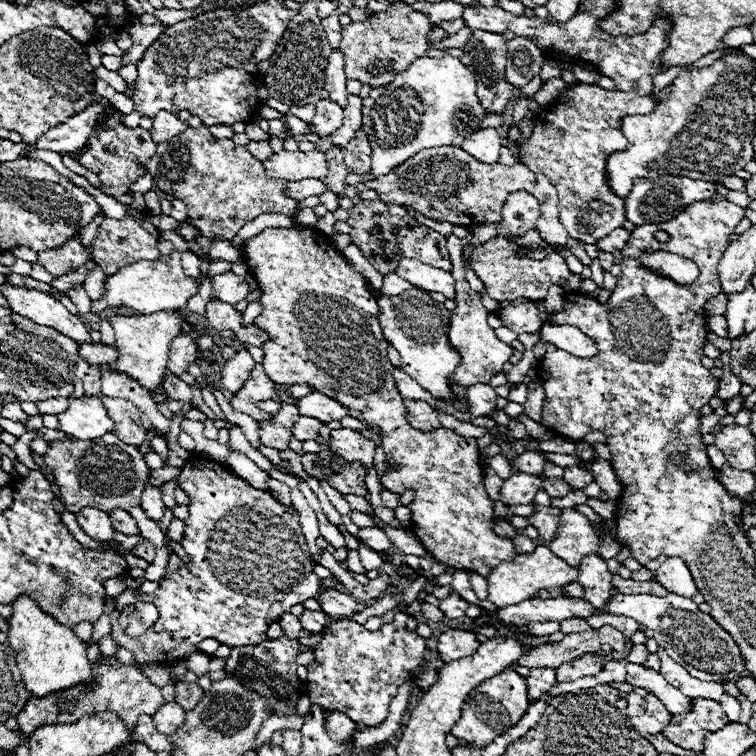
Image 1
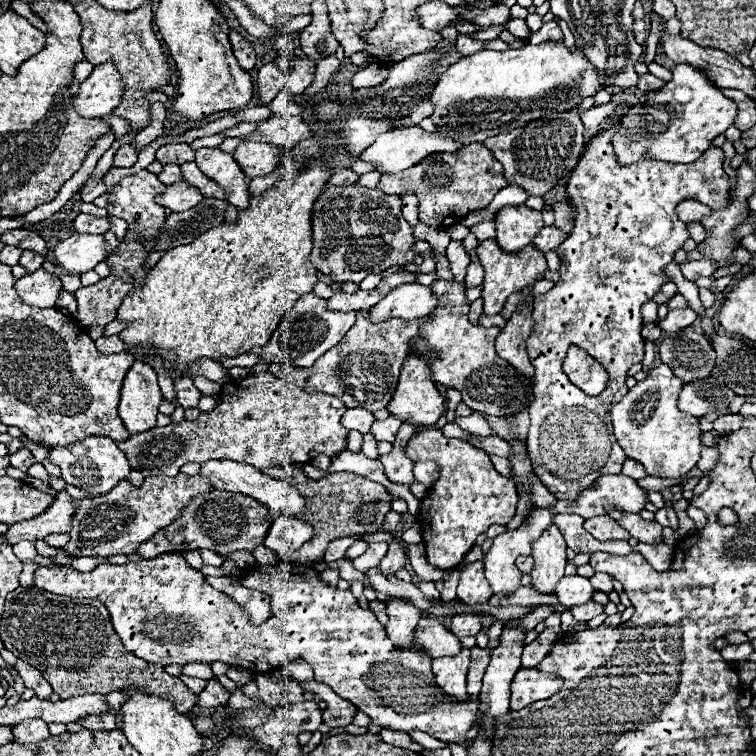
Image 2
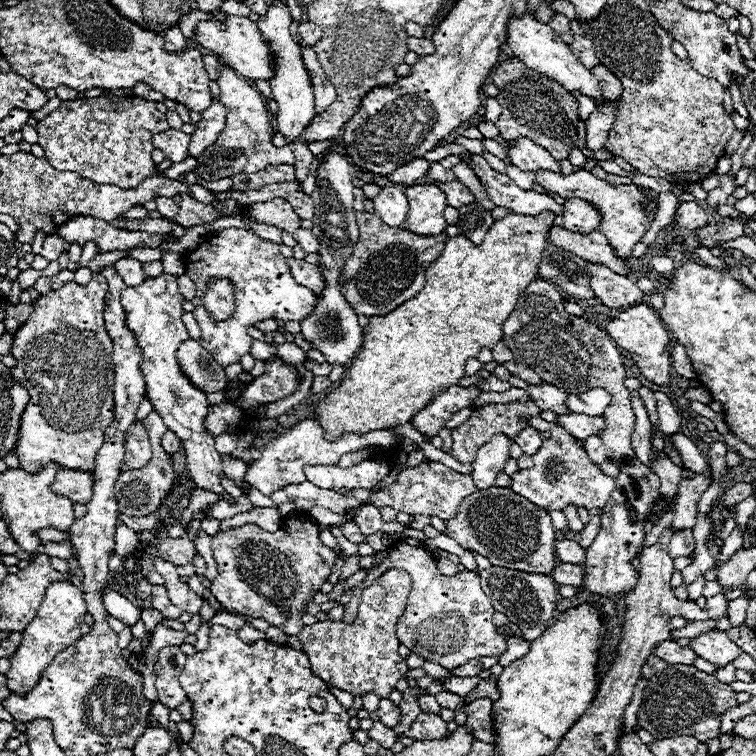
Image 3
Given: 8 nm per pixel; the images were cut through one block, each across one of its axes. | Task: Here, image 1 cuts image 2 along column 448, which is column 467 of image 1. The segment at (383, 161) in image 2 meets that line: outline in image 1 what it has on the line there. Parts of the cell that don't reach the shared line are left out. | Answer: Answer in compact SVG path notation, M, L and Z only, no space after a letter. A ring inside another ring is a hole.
M484 128L474 132L460 148L464 148L470 156L484 164L498 164L500 158L500 148L502 148L502 138L498 136L496 128Z

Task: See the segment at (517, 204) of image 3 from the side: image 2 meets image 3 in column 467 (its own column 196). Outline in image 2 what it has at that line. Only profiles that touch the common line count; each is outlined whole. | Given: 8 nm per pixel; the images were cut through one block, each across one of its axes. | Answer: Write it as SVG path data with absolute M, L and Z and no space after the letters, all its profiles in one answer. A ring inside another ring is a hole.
M202 148L196 152L196 164L200 170L216 180L228 192L228 202L238 210L246 210L250 206L246 174L232 154L222 152L218 148Z

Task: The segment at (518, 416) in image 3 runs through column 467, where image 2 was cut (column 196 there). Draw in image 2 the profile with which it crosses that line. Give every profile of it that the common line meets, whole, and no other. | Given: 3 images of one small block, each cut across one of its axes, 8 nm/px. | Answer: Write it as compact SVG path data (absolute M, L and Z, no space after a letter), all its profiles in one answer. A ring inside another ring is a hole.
M262 372L230 380L222 388L220 404L212 412L202 412L198 420L156 426L152 432L134 434L118 442L118 446L128 456L132 470L142 470L144 476L152 476L152 472L176 476L180 466L188 462L204 464L212 458L250 464L258 470L294 466L320 454L334 456L346 450L350 430L340 422L346 410L346 404L336 396L308 394L290 380Z

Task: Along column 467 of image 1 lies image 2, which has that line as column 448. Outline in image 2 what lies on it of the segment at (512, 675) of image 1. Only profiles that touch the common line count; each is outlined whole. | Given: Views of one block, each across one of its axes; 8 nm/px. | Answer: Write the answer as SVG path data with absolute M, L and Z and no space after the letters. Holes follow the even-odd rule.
M160 554L150 560L126 564L98 564L90 572L80 572L72 566L38 566L34 572L34 586L40 590L48 590L60 596L100 598L112 616L114 630L120 636L124 648L152 664L168 666L190 662L224 662L228 666L240 666L256 674L282 666L288 656L290 662L300 658L314 668L316 682L328 684L338 696L350 700L354 706L366 712L372 718L372 724L380 728L404 734L418 730L442 742L458 744L472 744L474 736L478 736L480 718L476 718L476 724L472 724L470 730L470 714L474 716L476 702L468 700L468 704L456 704L456 700L448 700L448 696L444 696L444 692L436 688L430 670L430 658L416 656L414 652L392 644L384 632L384 626L370 610L358 606L350 590L344 592L336 586L328 586L312 566L302 564L256 566L242 576L240 584L244 588L270 594L272 616L262 626L252 626L242 608L228 594L208 586L202 572L190 568L180 554Z

